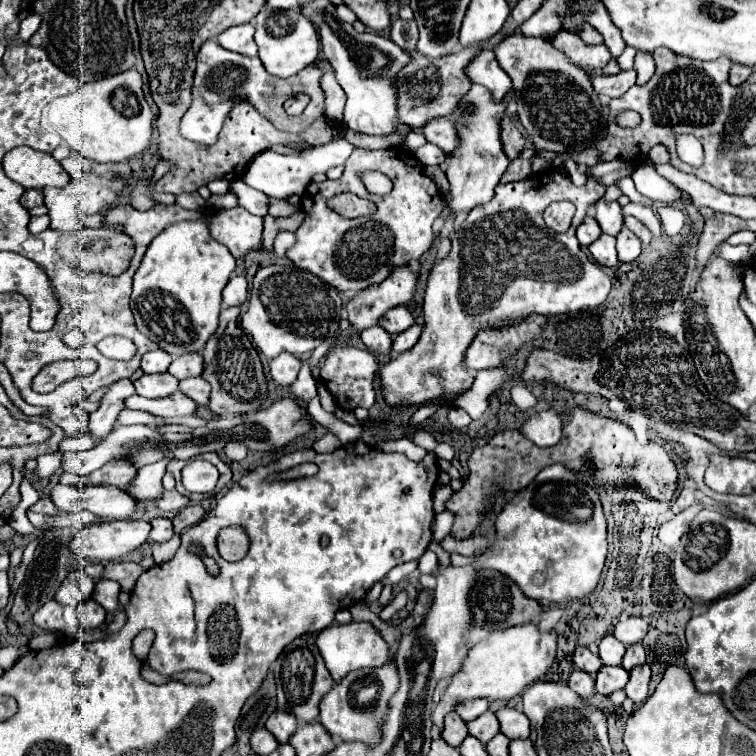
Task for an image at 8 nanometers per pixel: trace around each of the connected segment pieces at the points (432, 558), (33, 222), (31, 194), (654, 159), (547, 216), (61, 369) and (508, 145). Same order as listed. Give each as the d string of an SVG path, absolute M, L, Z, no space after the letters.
M426 550L424 556L420 558L418 570L420 570L422 574L432 574L436 568L438 568L438 558L436 558L436 554L434 554L432 550Z
M34 216L30 218L28 229L32 234L40 234L48 230L48 226L50 226L50 216Z
M26 190L26 192L22 194L20 202L22 202L24 208L30 210L30 208L34 208L34 206L44 204L44 194L42 194L42 190Z
M662 144L655 145L651 148L650 152L648 152L648 164L666 164L668 160L670 160L670 154L668 154L668 150L666 150Z
M554 202L544 212L544 222L554 232L566 232L570 228L572 216L574 216L574 204L572 202Z
M62 360L62 362L50 362L46 364L40 374L34 378L32 388L38 392L50 392L58 388L60 384L80 378L86 374L92 374L96 368L94 360Z
M504 116L504 120L502 120L500 142L504 144L504 154L506 154L510 160L518 158L518 154L520 154L522 148L524 148L524 138L522 138L520 130L516 128L516 124L512 122L512 118L508 118L508 116Z

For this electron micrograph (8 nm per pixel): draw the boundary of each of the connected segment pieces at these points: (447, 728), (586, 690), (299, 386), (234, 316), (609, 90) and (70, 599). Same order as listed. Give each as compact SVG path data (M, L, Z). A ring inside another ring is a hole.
M450 712L450 714L446 716L446 720L444 720L442 738L444 738L450 746L460 746L466 736L468 736L466 722L464 722L456 712Z
M574 670L572 674L570 674L570 682L568 682L568 686L580 696L580 698L590 698L594 692L596 692L596 688L594 688L594 676L590 676L588 672L582 672L582 670Z
M308 360L302 362L300 374L298 374L296 382L290 386L290 392L294 398L298 398L302 402L308 402L310 398L316 396L316 380L312 378L312 368L310 368Z
M224 308L220 314L220 326L212 334L212 340L208 340L202 356L204 356L204 372L202 378L212 386L210 404L208 408L214 414L244 414L250 410L256 410L262 406L262 402L268 398L268 382L264 376L264 368L260 362L260 356L256 348L252 346L250 338L246 338L244 330L238 322L240 308Z
M626 70L626 72L618 72L614 76L604 76L604 74L596 74L594 80L594 90L600 96L608 96L608 98L620 98L628 88L632 88L636 84L636 70Z
M74 570L66 576L64 584L56 592L56 600L64 606L78 606L80 602L88 600L94 592L94 580L86 576L82 570Z

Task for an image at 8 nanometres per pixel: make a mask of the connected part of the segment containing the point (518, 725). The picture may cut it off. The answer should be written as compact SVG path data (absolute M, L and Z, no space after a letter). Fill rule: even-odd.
M500 708L496 712L496 716L500 720L502 734L506 734L510 740L530 736L530 720L526 718L524 712L520 712L516 708Z

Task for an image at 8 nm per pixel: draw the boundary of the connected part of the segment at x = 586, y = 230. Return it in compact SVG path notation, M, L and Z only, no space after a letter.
M586 216L586 220L578 226L578 232L576 232L582 248L588 248L592 242L596 242L600 238L600 234L602 234L602 230L600 230L596 218L592 218L592 216Z

